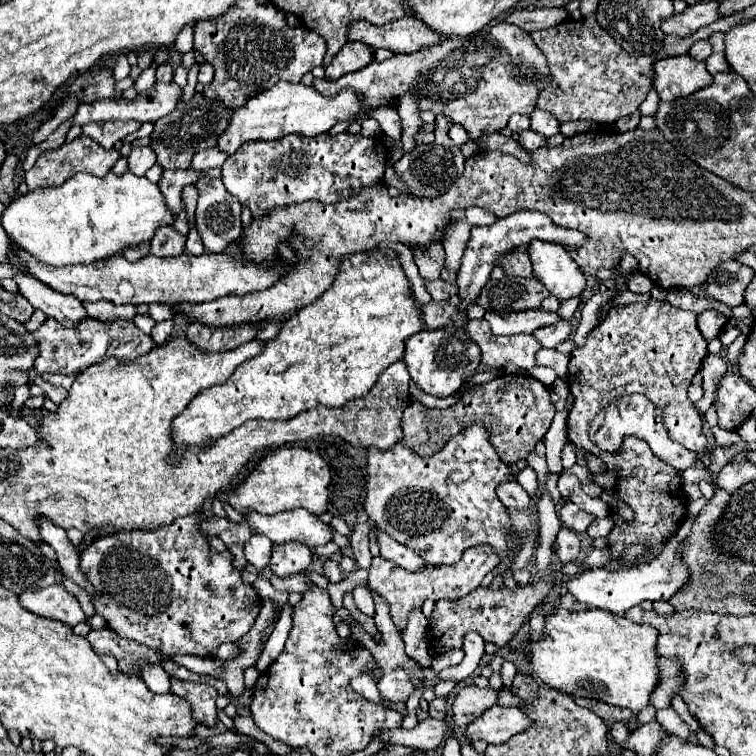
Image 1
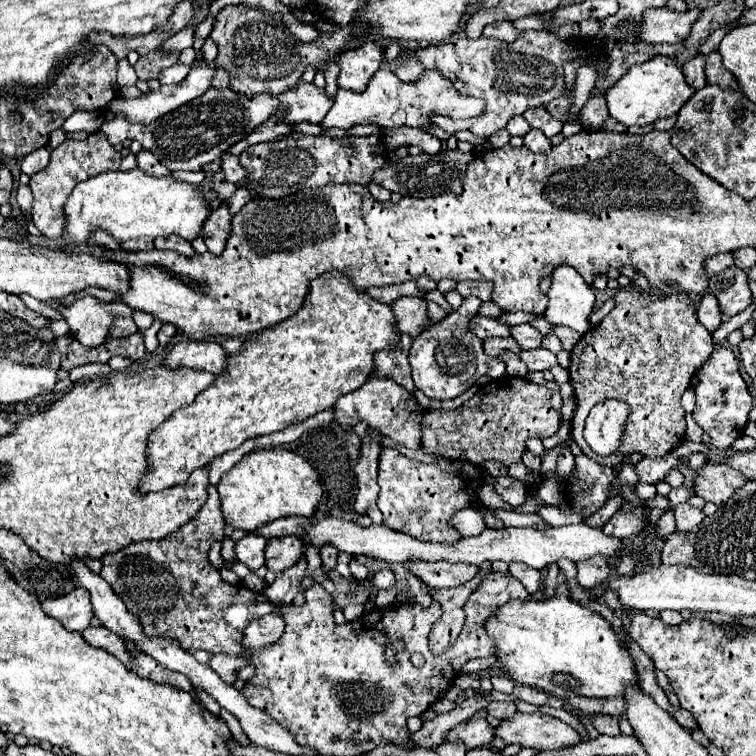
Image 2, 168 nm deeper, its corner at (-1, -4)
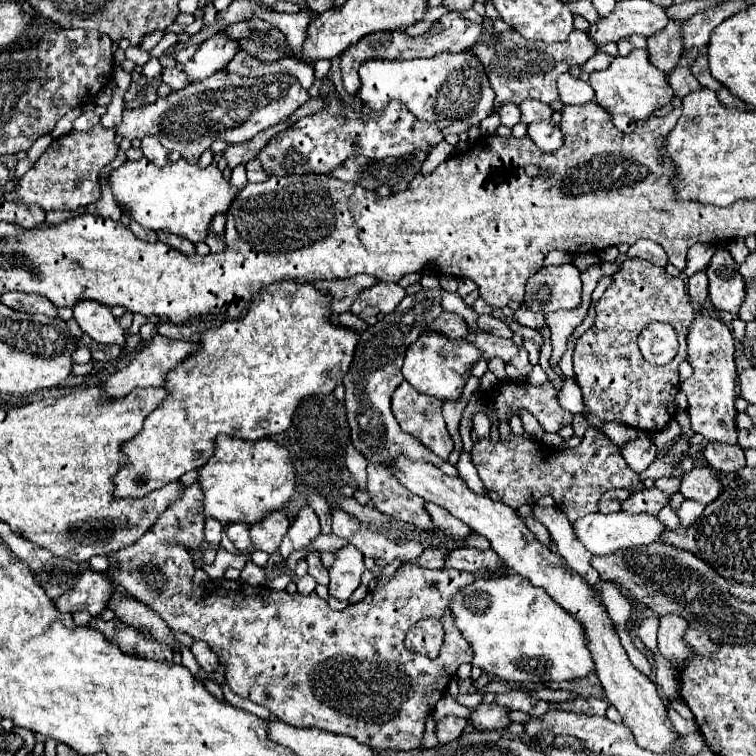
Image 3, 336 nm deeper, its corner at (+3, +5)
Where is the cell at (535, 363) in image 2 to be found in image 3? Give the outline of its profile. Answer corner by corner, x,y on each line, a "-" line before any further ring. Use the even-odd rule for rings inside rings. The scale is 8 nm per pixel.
469,333
463,339
467,339
469,343
477,345
479,351
483,351
483,357
489,361
491,357
499,357
505,363
519,351
519,347
511,341
511,339
501,339
501,337
493,337
487,333

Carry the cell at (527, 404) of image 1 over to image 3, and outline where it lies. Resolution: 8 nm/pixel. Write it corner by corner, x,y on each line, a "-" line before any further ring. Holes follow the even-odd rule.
499,383
495,391
483,395
485,401
497,401
497,413
489,411
493,425
499,425
499,419
509,419
509,411
527,409
535,415
535,419
545,425
545,431
557,433
561,427
571,425
573,415
565,411
555,395
551,383
541,387
533,387
529,383

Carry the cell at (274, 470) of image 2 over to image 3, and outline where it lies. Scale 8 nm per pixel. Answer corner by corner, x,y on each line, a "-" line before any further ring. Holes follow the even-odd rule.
217,435
213,457
197,469
203,491
203,515
217,519
221,525
231,521
257,523
265,513
283,509
295,491
295,471
289,451
269,437
243,441
237,437

